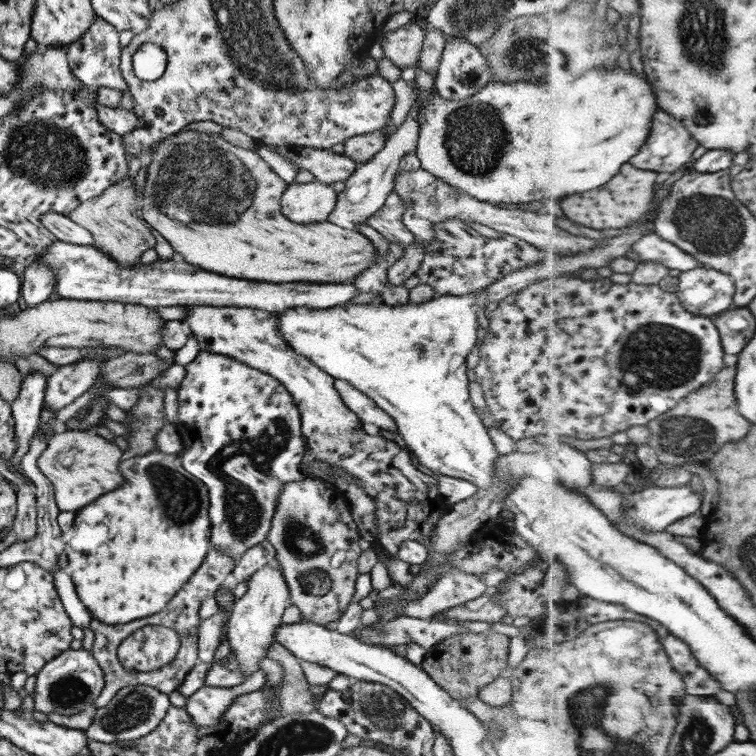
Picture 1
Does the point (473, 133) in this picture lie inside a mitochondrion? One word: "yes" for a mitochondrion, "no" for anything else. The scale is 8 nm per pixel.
yes

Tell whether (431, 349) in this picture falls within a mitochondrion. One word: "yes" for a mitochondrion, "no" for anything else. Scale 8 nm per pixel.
yes

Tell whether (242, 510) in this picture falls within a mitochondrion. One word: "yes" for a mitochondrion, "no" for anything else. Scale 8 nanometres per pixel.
yes

